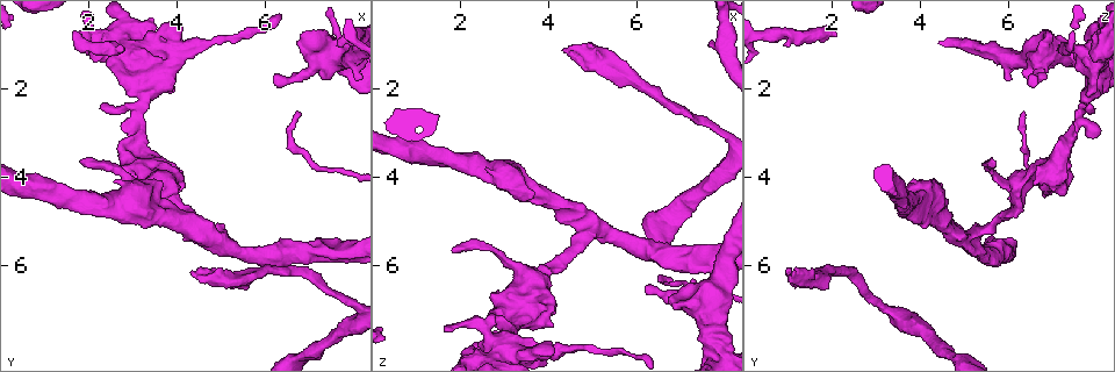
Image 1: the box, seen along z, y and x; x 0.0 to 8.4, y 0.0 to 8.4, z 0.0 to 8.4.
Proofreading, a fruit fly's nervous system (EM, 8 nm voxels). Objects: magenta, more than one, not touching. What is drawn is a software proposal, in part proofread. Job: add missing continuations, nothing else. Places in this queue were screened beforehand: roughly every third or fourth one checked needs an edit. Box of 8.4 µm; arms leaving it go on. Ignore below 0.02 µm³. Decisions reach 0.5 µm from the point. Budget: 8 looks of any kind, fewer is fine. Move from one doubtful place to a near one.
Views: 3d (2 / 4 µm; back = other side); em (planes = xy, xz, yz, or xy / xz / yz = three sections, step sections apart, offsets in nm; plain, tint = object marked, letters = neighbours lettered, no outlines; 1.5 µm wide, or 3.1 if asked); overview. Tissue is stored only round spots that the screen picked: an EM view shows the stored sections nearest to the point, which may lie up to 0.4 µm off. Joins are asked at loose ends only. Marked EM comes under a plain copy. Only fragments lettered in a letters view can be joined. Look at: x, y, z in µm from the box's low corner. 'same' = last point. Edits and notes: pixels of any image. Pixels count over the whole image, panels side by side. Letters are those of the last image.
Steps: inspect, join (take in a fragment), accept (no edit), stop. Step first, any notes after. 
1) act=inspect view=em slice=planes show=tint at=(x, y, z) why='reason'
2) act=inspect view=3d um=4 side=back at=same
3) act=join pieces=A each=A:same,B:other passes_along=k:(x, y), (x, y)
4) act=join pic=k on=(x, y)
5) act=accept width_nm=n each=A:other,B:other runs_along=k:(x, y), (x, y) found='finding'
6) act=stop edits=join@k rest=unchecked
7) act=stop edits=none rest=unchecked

act=inspect view=3d um=4 at=(4.35, 6.05, 1.10) why='an open end'

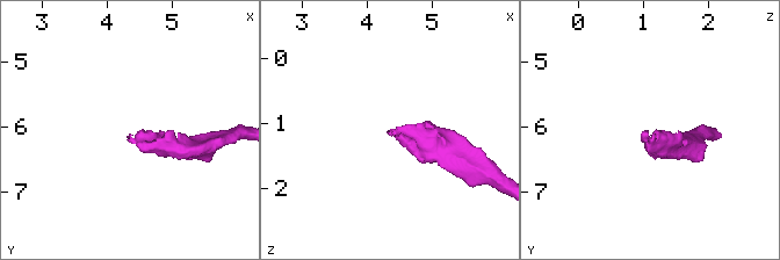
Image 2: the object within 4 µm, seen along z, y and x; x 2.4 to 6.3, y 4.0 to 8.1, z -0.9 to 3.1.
act=inspect view=em slice=planes show=tint at=(4.30, 6.10, 1.15)

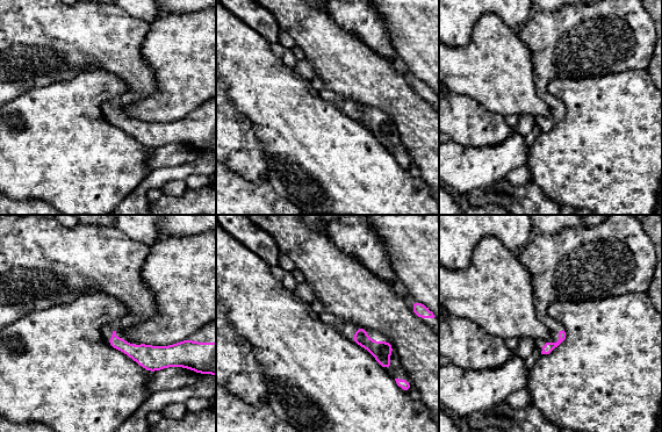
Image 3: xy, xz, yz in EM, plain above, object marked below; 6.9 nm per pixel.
act=inspect view=em slice=planes show=letters at=same

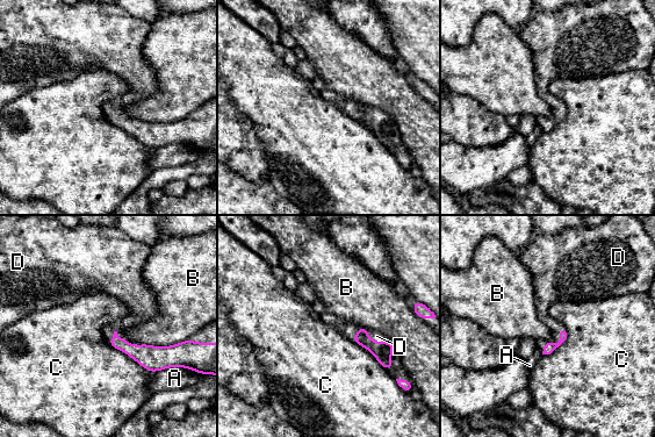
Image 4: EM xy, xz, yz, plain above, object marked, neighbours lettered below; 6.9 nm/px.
act=join pieces=D each=A:other,B:other,C:other,D:same passes_along=4:(145, 355), (116, 335), (141, 308) found='it goes on there'

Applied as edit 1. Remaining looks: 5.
act=inspect view=overview why='redraw'

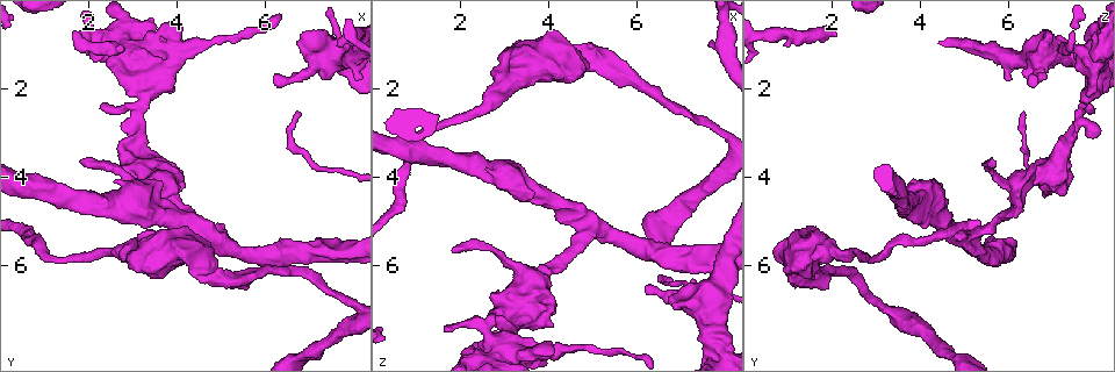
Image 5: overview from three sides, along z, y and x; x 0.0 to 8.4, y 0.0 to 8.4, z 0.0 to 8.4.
act=inspect view=em slice=planes show=letters at=(6.20, 1.75, 6.55) why='an open end'

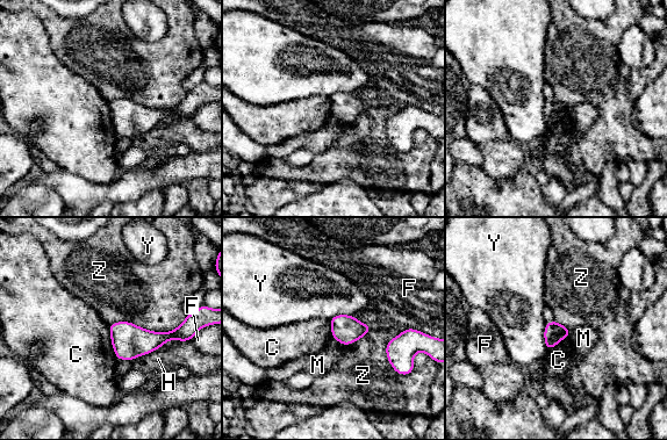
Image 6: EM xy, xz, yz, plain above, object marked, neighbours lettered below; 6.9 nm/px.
act=accept width_nm=150 each=C:other,F:other,H:other,M:other,Y:other,Z:other found='no lettered fragment goes on from it'

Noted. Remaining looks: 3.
act=inspect view=em slice=planes show=letters at=(1.60, 0.70, 7.50) why='free end'

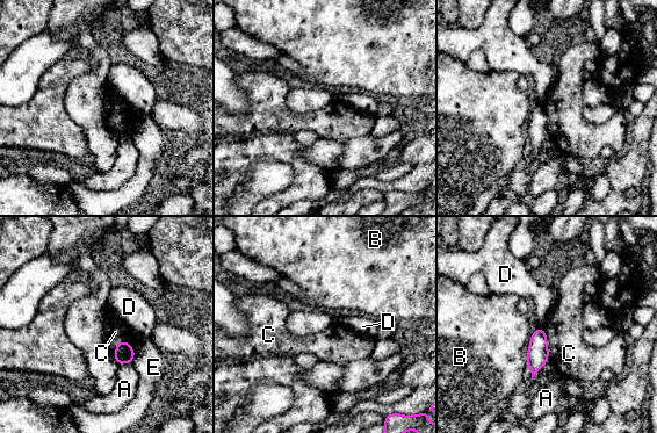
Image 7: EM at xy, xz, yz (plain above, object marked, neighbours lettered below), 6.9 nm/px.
act=accept each=A:other,B:other,C:other,D:other,E:other border=7:(542, 327), (548, 345), (549, 360) found='no lettered fragment goes on from it'

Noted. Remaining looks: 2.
act=stop edits=join@4 rest=unchecked

